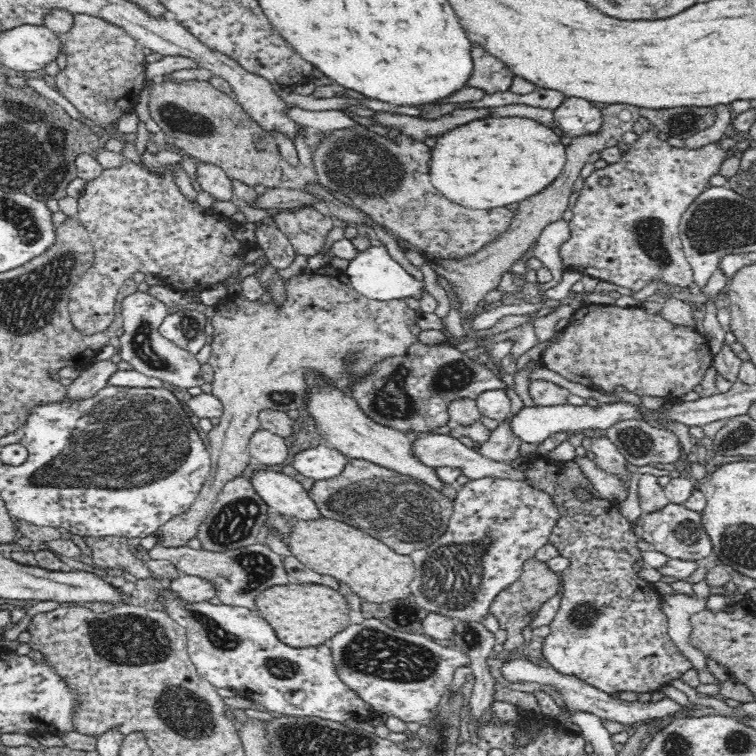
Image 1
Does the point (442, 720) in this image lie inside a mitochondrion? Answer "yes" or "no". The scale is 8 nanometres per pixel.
yes

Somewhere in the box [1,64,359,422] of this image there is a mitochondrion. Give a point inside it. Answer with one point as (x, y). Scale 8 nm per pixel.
(179, 118)

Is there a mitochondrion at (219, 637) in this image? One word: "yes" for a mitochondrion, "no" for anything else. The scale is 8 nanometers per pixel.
yes

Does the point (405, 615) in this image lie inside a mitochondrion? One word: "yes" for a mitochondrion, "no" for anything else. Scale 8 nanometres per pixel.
yes

